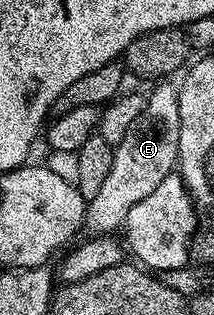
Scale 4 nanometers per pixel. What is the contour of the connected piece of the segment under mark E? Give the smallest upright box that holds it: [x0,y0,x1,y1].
[84,80,179,236]

